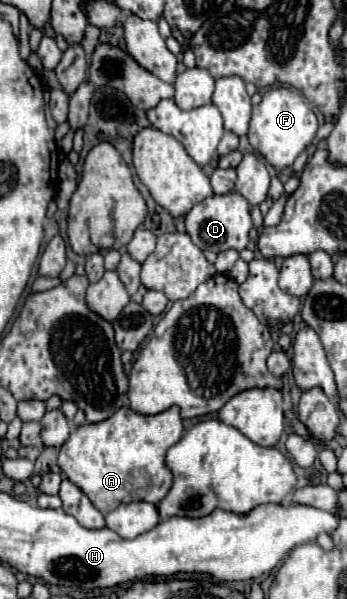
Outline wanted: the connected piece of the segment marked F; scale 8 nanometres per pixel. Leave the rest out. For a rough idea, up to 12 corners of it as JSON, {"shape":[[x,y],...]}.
{"shape":[[270,88],[252,108],[250,146],[276,170],[318,130],[306,98]]}

